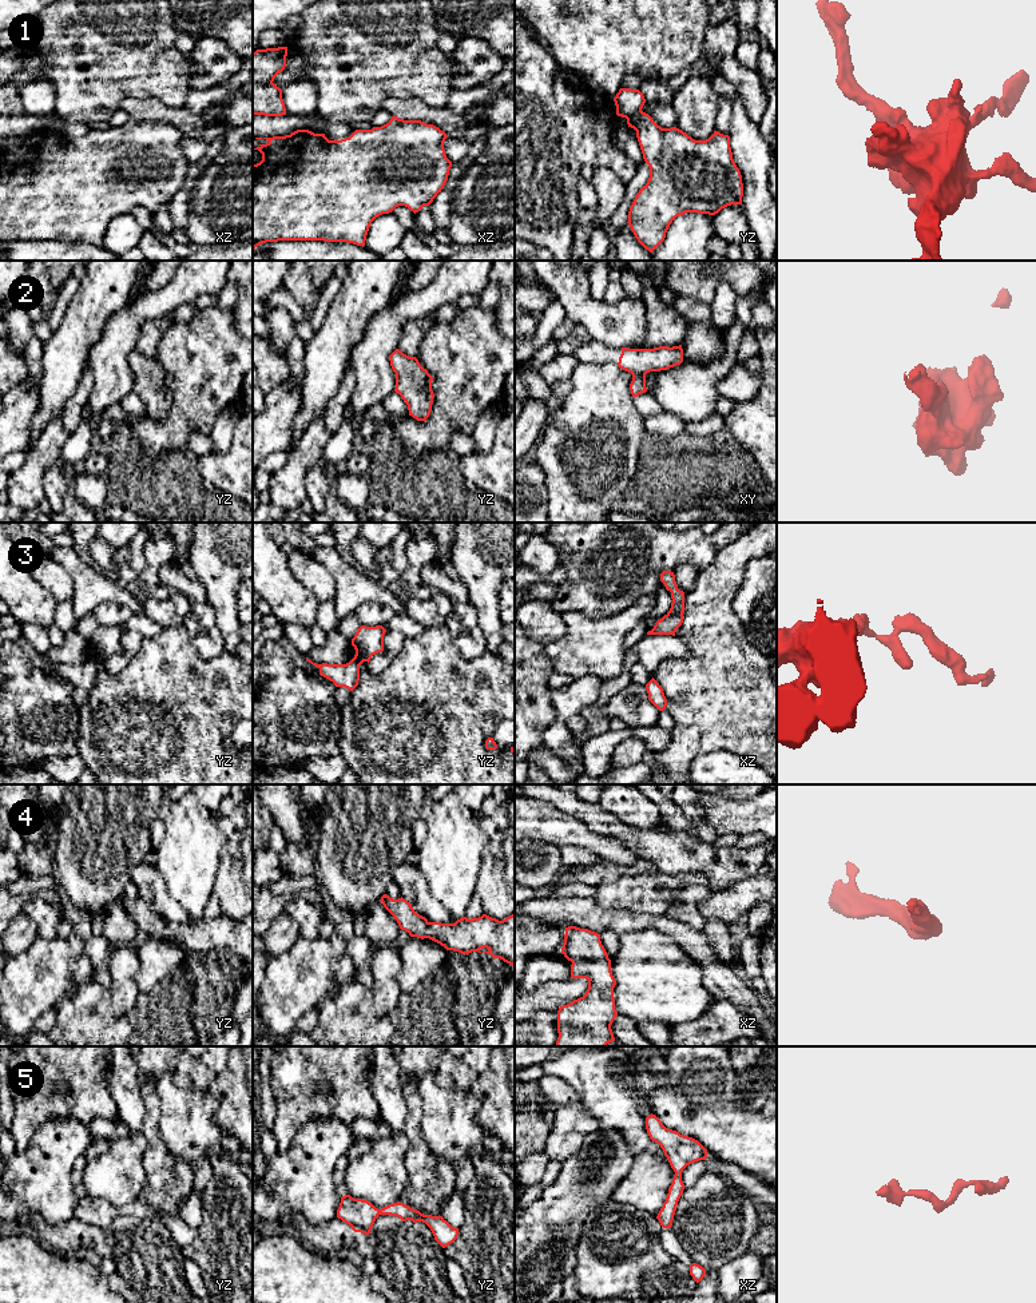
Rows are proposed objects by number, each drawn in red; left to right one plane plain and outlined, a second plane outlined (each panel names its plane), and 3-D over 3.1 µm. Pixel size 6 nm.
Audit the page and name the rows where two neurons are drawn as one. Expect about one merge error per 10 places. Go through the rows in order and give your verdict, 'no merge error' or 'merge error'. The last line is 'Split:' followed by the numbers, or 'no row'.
1: no merge error
2: no merge error
3: no merge error
4: no merge error
5: no merge error
Split: no row

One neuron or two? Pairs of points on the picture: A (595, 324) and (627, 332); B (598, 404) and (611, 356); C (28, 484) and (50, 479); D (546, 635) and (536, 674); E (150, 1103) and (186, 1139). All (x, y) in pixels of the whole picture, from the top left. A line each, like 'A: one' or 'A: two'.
A: one
B: two
C: two
D: two
E: two

